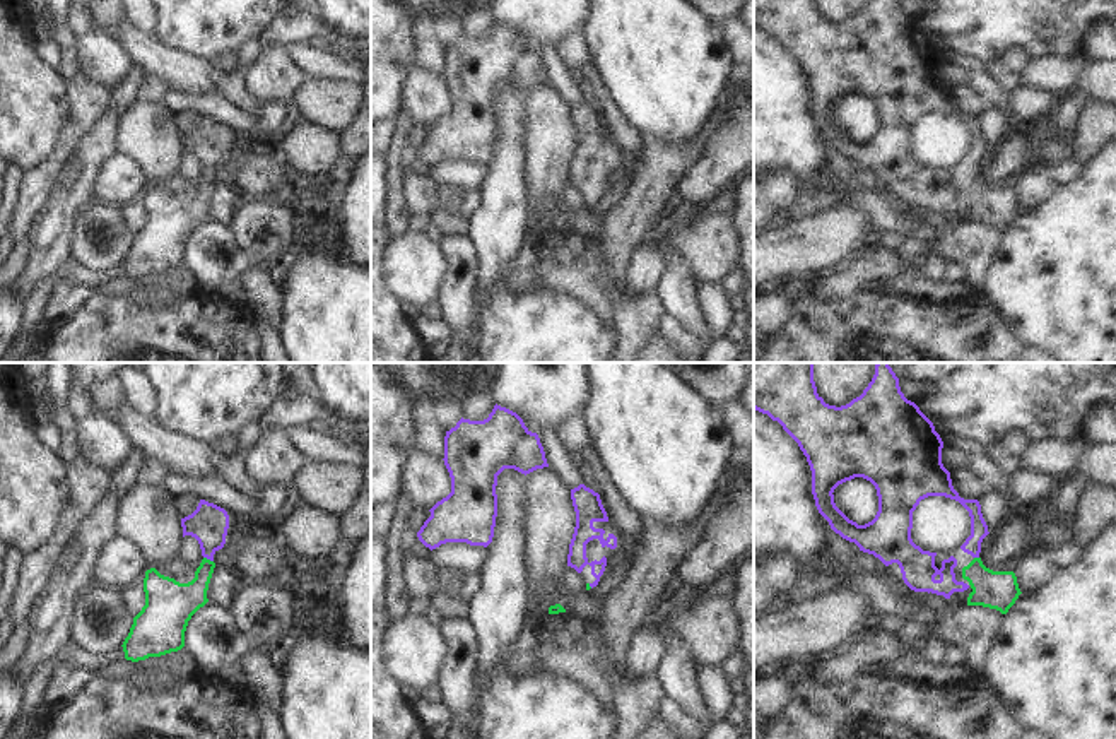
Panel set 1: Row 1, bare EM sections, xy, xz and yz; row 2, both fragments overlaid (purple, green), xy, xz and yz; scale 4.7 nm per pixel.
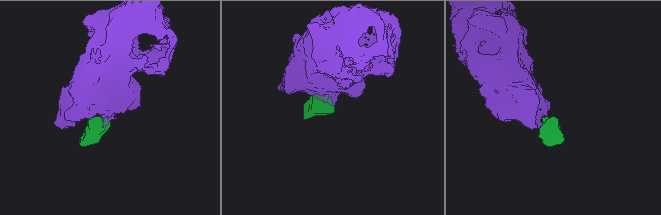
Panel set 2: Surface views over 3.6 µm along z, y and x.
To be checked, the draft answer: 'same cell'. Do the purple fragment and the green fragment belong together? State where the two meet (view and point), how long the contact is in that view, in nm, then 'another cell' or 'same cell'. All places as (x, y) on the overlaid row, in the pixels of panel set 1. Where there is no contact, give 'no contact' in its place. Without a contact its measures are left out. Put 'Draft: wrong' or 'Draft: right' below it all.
xy (209, 558) | 50 nm | same cell
Draft: right

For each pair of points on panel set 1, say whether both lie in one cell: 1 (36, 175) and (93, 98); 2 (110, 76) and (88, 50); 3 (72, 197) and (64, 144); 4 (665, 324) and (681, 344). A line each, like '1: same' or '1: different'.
1: same
2: same
3: different
4: same

